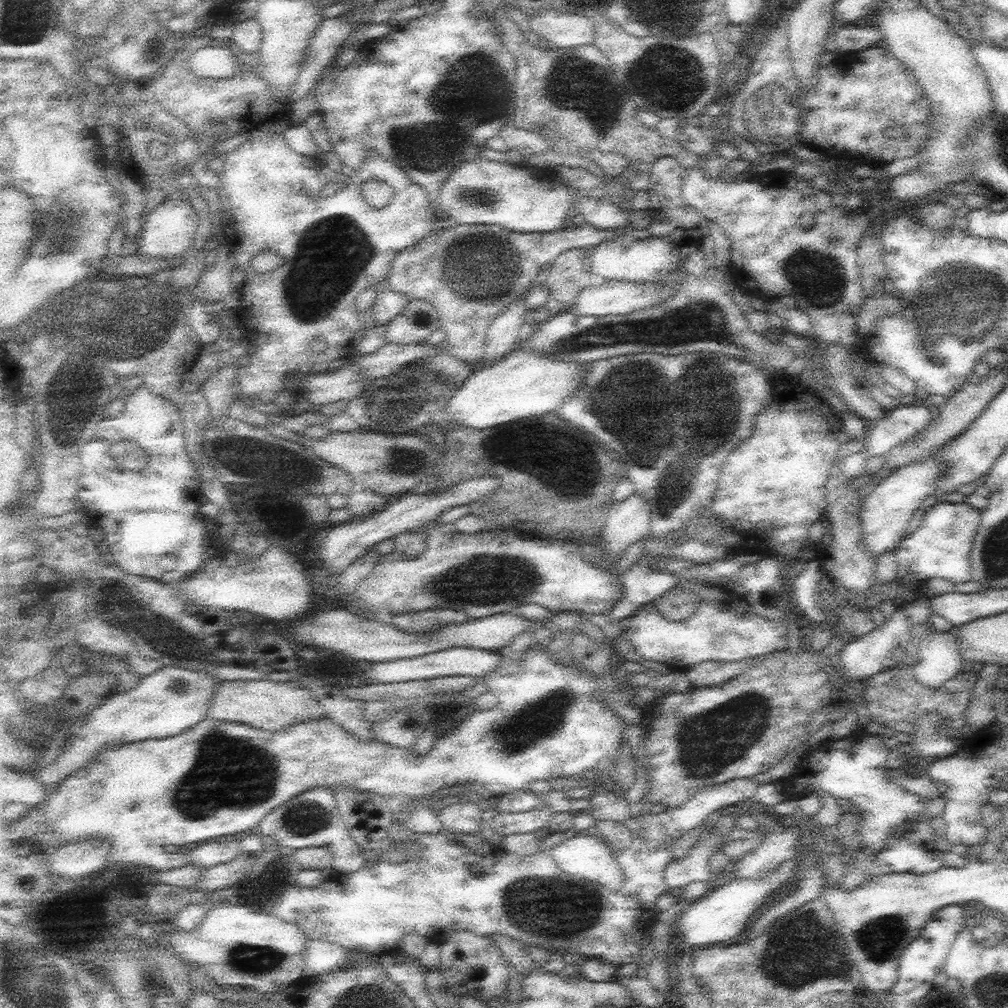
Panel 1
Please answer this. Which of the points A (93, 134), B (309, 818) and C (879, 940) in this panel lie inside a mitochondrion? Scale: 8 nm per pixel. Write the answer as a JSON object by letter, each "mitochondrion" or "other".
{"A":"other","B":"mitochondrion","C":"mitochondrion"}

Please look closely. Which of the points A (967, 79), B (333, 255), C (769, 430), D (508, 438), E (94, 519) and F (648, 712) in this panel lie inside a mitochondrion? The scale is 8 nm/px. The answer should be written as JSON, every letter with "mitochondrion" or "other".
{"A":"other","B":"mitochondrion","C":"other","D":"other","E":"other","F":"other"}

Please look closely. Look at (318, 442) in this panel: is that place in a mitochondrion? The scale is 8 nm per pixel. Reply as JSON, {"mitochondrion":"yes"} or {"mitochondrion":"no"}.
{"mitochondrion":"no"}

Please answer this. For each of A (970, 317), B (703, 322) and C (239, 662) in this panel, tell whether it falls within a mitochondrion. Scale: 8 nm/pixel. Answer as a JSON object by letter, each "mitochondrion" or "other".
{"A":"mitochondrion","B":"mitochondrion","C":"other"}

